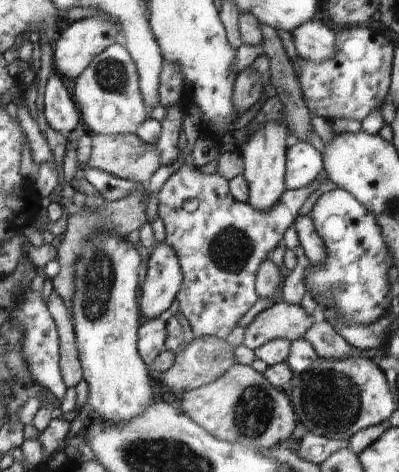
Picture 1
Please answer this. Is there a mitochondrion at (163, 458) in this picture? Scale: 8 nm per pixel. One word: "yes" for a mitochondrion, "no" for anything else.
yes

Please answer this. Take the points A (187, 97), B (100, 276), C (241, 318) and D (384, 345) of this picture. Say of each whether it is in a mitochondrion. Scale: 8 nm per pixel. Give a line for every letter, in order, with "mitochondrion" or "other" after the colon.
A: other
B: mitochondrion
C: other
D: other

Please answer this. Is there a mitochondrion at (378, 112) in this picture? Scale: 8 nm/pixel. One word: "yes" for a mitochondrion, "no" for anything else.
no

